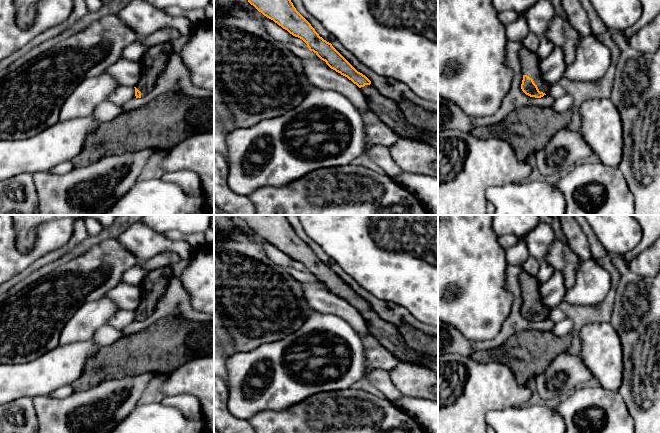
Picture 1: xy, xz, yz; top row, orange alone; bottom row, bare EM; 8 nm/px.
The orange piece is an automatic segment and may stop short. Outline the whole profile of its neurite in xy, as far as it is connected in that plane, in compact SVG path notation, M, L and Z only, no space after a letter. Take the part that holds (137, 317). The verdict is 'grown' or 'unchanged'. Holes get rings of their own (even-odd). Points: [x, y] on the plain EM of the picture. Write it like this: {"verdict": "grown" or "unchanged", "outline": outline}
{"verdict": "grown", "outline": "M169 266L153 269L146 275L142 282L144 293L138 308L134 311L136 322L143 321L153 313L172 276Z"}

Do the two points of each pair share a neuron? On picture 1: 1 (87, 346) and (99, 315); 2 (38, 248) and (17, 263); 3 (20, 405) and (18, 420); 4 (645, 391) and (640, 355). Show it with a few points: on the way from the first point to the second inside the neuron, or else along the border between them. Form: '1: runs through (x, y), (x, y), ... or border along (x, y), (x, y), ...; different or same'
1: border along (90, 339), (75, 341), (66, 345); different
2: runs through (33, 253), (22, 261); same
3: runs through (20, 409), (19, 416); same
4: runs through (645, 382), (645, 364); same

